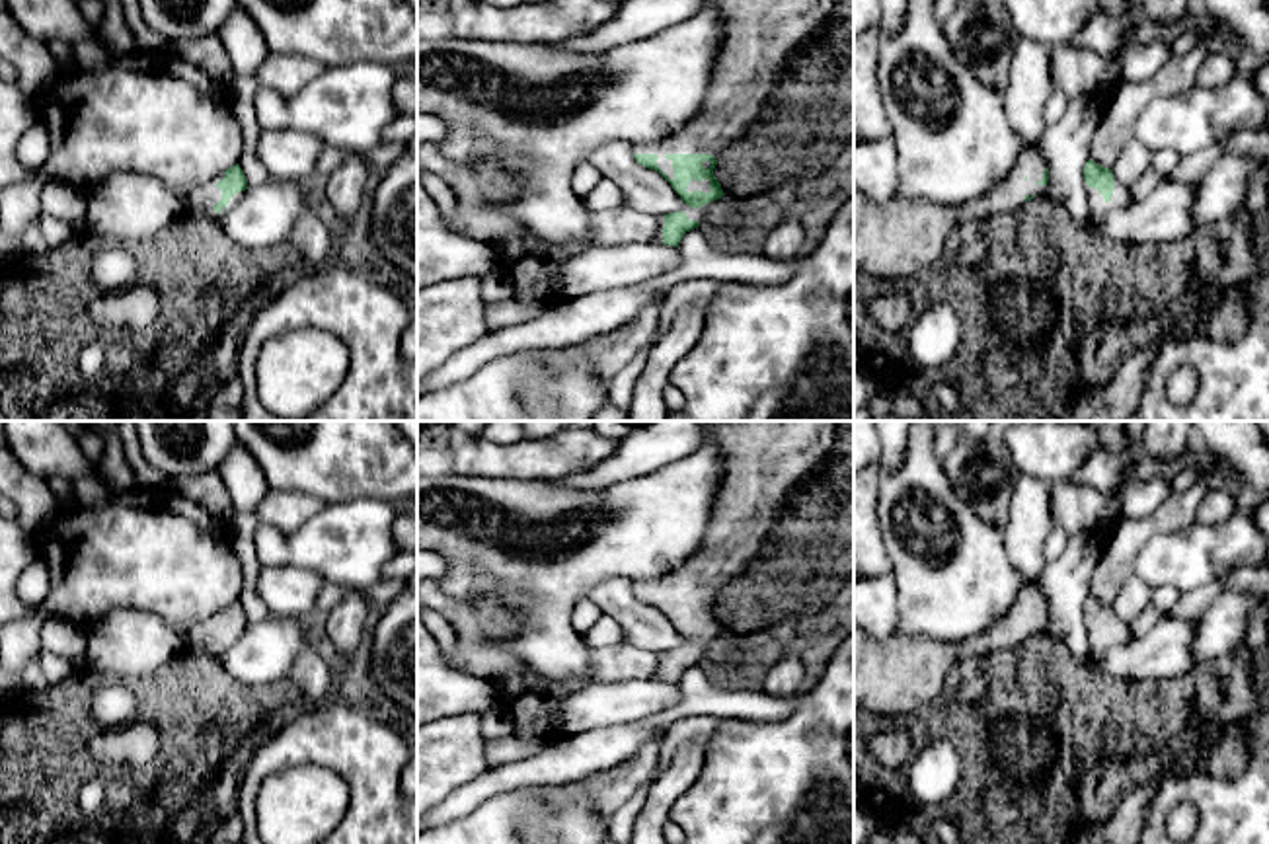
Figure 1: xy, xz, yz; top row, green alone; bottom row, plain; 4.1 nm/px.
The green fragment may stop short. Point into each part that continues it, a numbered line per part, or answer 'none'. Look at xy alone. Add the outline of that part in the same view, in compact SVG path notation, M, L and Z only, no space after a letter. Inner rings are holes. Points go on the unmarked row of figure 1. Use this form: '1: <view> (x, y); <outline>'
1: xy (201, 638); M226 610L216 612L214 616L199 622L195 628L187 632L183 637L183 651L189 653L201 653L201 655L212 655L220 657L232 643L238 641L244 628L236 630L226 643L222 643L220 649L214 647L214 641L222 635L222 628L216 624L220 616L224 616Z

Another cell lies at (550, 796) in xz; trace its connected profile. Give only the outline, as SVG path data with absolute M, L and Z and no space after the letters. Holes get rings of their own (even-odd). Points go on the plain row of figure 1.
M579 784L542 786L542 787L526 787L526 789L532 789L540 797L540 803L554 811L579 791Z

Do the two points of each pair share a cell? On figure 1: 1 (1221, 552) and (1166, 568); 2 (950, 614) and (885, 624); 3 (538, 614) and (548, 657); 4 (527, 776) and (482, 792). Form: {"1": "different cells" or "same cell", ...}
{"1": "same cell", "2": "different cells", "3": "same cell", "4": "same cell"}

